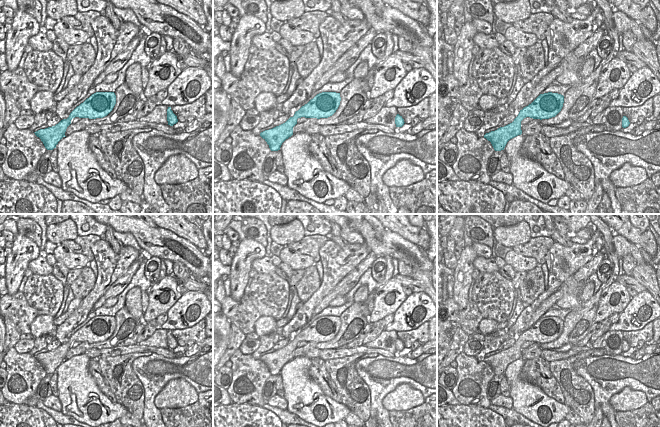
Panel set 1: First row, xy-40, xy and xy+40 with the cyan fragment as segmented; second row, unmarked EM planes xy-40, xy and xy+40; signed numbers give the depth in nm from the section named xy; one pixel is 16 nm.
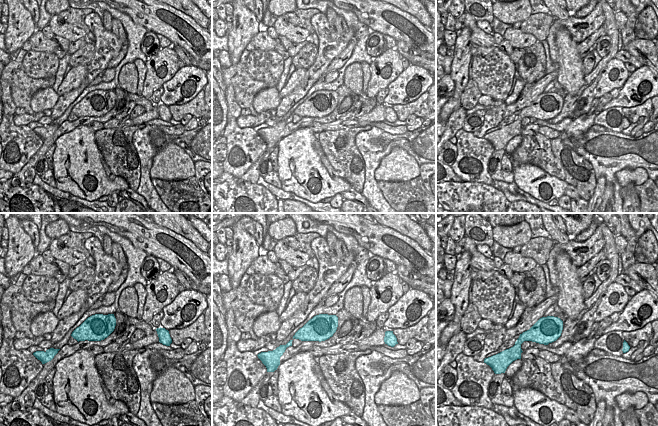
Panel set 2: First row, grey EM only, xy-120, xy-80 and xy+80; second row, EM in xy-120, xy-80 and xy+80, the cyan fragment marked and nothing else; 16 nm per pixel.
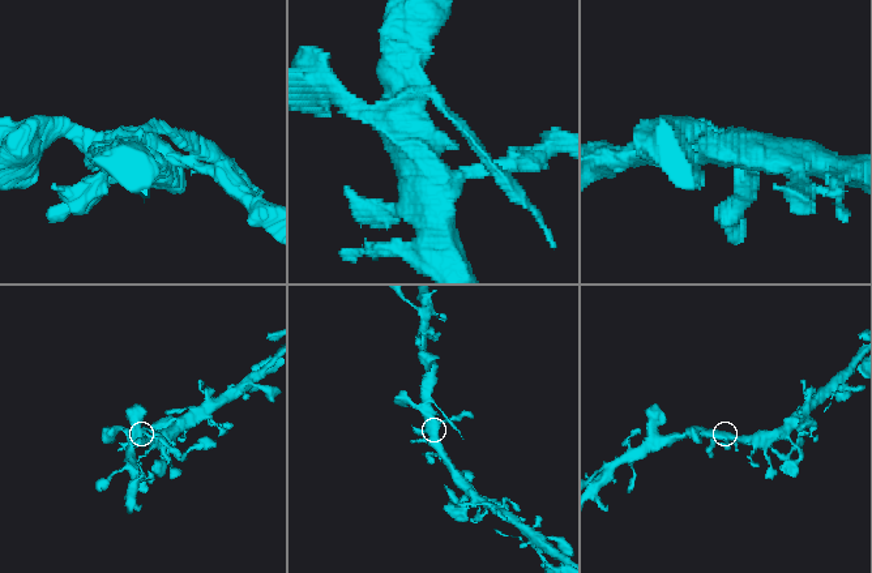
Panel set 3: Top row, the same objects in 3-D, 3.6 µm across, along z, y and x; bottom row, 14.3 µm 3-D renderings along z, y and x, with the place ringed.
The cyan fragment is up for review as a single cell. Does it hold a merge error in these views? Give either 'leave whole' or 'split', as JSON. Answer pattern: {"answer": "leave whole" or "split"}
{"answer": "leave whole"}

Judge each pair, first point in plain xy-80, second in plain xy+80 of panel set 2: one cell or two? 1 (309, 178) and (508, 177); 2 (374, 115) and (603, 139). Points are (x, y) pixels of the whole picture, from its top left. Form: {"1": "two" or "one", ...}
{"1": "two", "2": "two"}

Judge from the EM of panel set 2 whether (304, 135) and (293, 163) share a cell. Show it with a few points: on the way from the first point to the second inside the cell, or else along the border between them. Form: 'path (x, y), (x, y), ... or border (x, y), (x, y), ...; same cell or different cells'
path (303, 142), (299, 156); same cell

